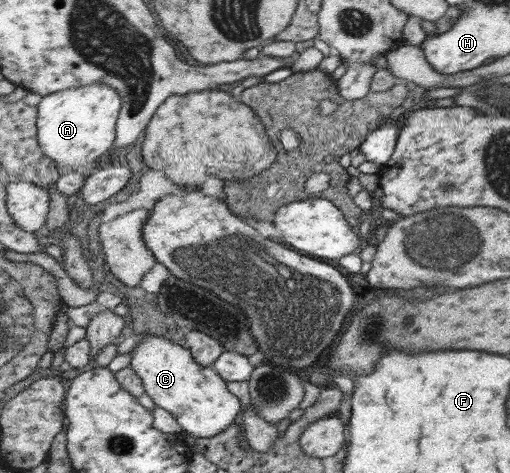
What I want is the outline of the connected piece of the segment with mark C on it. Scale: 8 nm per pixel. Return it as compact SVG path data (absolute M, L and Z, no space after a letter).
M144 333L147 336L141 343L136 346L130 353L133 355L131 365L133 370L143 379L147 395L154 401L156 406L167 410L182 427L187 435L198 437L217 437L234 426L234 421L242 409L240 399L228 391L226 380L212 366L204 366L195 360L190 348L184 348L175 341L165 339L163 335L154 333Z

